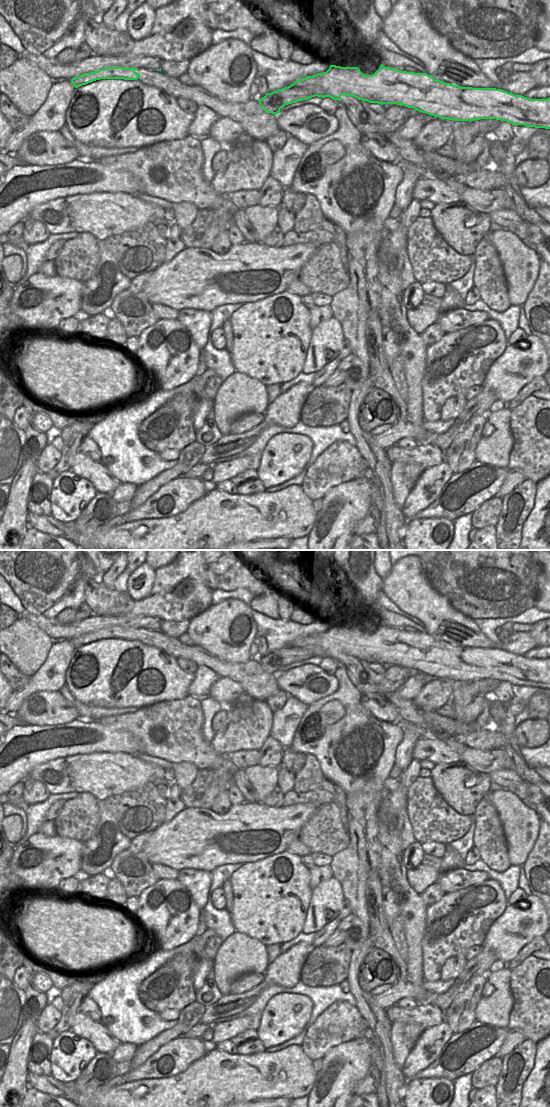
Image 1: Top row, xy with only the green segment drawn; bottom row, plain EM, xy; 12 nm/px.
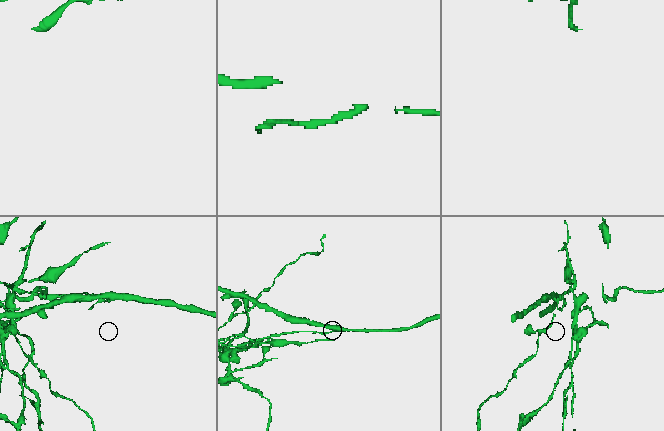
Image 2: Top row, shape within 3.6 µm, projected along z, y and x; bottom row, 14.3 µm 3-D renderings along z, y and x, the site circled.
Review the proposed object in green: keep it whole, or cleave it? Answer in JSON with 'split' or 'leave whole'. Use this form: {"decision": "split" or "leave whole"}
{"decision": "split"}

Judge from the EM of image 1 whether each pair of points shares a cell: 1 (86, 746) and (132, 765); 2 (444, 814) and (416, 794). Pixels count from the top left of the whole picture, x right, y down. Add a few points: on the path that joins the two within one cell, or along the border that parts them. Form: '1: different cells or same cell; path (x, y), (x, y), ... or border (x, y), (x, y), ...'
1: different cells; border (125, 752), (92, 752), (78, 755)
2: same cell; path (437, 814), (423, 801)

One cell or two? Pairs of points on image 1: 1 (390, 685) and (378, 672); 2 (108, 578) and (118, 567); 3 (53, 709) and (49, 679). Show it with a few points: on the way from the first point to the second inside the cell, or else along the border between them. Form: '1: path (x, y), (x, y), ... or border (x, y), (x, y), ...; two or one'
1: border (386, 669), (383, 678), (377, 685); two
2: path (111, 575), (117, 570); one
3: border (59, 690), (34, 691), (28, 696); two

